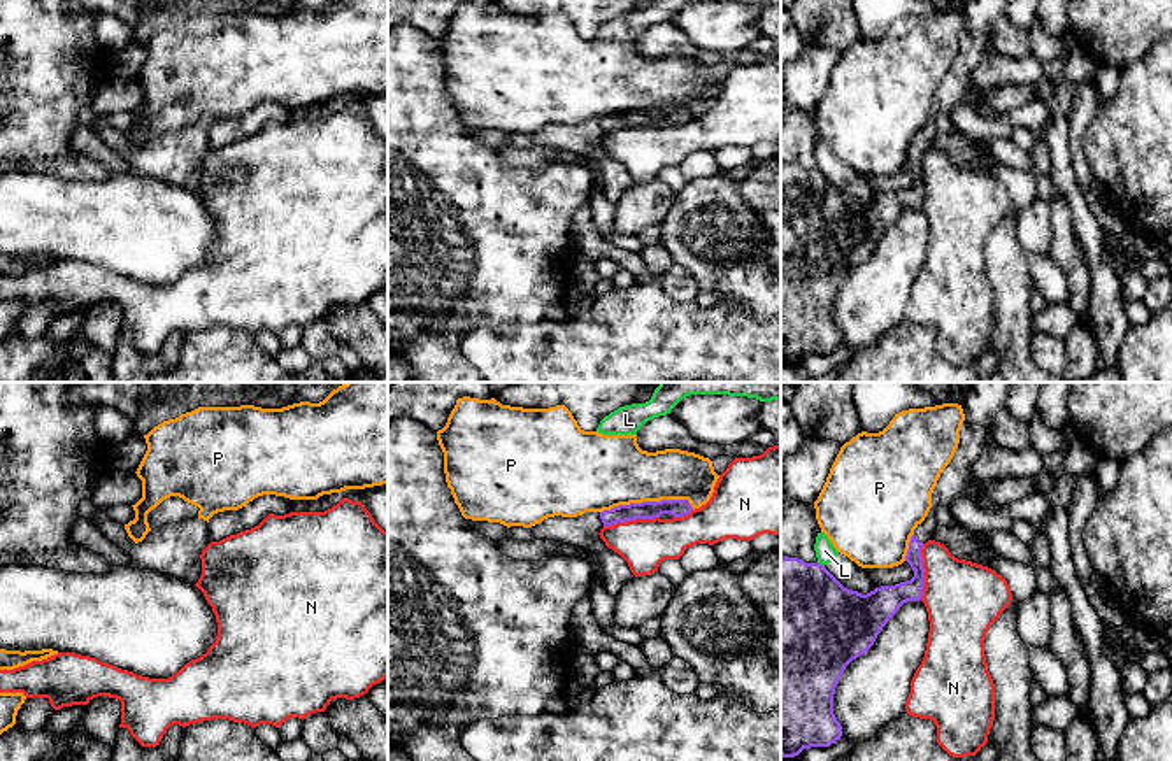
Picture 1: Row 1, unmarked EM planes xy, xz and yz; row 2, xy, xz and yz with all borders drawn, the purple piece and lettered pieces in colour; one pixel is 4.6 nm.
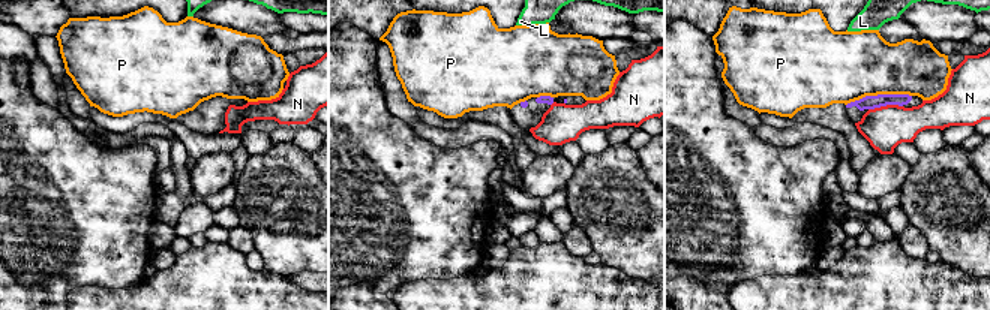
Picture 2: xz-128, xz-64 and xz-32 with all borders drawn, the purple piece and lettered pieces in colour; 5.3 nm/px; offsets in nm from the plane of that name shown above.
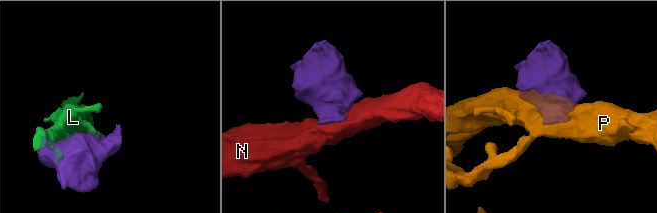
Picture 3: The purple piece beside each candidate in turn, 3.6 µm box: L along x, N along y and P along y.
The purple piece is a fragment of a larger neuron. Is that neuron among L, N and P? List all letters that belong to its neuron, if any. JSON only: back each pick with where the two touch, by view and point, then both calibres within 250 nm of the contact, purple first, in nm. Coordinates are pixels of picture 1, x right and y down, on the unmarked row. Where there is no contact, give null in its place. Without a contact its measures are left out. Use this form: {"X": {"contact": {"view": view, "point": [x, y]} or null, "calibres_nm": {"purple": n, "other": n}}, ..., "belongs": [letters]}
{"belongs": []}

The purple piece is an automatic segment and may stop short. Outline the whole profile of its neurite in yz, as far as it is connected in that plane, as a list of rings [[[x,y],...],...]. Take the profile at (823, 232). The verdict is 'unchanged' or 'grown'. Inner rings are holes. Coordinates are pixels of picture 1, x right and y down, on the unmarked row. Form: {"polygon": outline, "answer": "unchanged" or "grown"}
{"polygon": [[[963,28],[960,51],[932,100],[932,116],[909,149],[911,188],[861,202],[844,195],[823,172],[781,165],[781,363],[840,347],[835,295],[846,274],[865,261],[886,230],[925,196],[921,156],[937,135],[935,116],[967,103],[986,35]]], "answer": "grown"}

